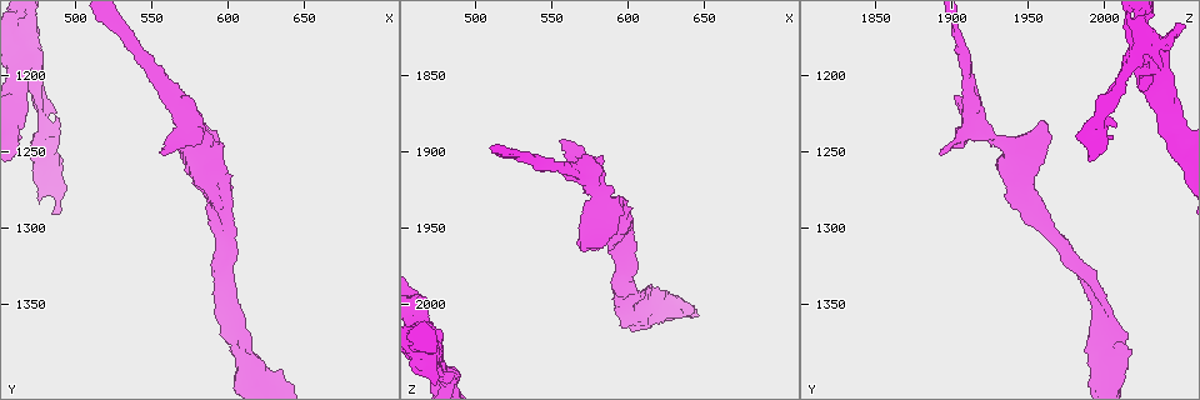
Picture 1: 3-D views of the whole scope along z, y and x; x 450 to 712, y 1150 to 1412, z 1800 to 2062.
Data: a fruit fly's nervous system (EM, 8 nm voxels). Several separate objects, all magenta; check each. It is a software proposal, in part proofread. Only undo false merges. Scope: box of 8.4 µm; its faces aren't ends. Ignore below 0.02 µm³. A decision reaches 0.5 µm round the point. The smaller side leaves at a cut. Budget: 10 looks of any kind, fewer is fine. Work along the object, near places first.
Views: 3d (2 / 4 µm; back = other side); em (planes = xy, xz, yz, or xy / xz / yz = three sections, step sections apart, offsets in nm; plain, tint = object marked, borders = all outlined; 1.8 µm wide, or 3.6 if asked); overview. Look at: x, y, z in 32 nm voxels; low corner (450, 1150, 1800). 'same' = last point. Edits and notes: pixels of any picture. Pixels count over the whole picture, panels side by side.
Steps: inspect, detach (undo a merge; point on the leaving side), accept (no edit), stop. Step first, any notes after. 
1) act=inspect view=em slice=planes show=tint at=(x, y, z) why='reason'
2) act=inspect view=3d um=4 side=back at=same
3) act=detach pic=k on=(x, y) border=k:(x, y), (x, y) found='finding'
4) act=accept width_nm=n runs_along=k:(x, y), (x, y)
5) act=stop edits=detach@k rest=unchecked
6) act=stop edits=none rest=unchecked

act=inspect view=em um=3.6 slice=xz step=4 show=tint at=(594, 1280, 1948) why='calibre changes'

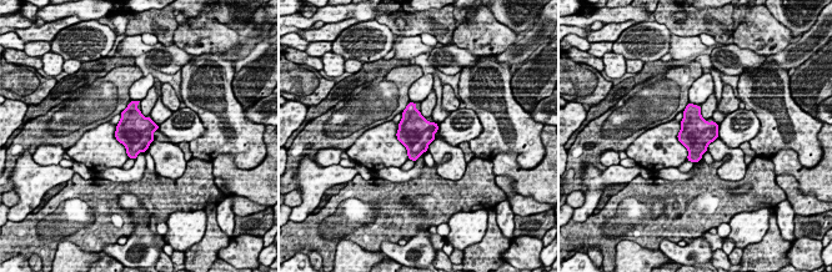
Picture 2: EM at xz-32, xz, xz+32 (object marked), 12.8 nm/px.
act=inspect view=em um=3.6 slice=planes show=borders at=same why='cut it another way'

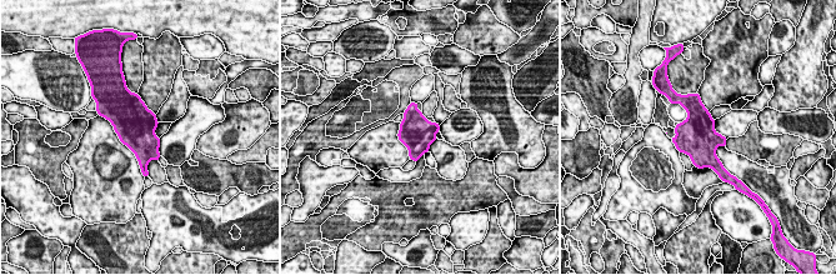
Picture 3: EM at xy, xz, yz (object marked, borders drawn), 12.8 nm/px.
act=accept found='all the same cell'

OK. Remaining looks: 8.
act=inspect view=em slice=planes show=tint at=(610, 1378, 2004) why='a fork'

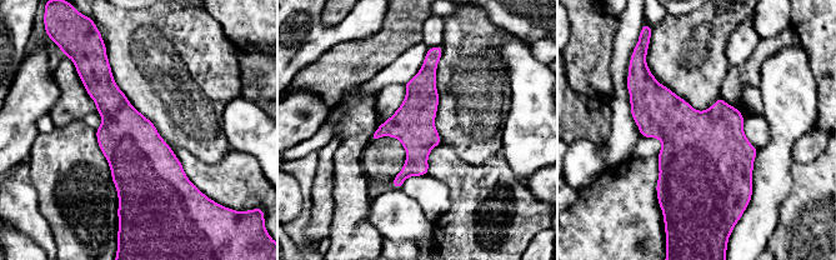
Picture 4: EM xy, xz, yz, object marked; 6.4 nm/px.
act=accept width_nm=280 runs_along=4:(431, 56), (416, 161), (398, 185) found='one cell here'

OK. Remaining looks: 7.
act=inspect view=3d um=2 at=(574, 1232, 1918) why='calibre changes'

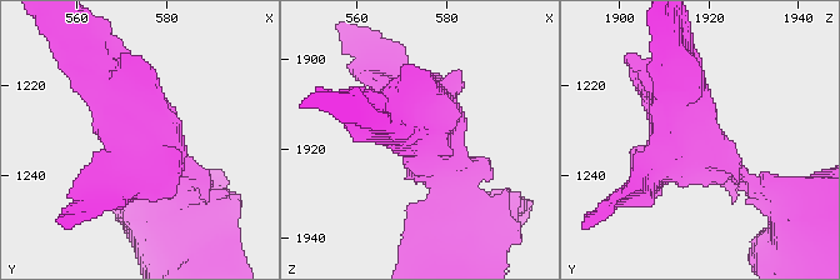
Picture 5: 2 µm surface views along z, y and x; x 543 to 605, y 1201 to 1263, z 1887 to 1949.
act=inspect view=em slice=yz step=4 show=tint at=(576, 1231, 1916) why='now the EM'

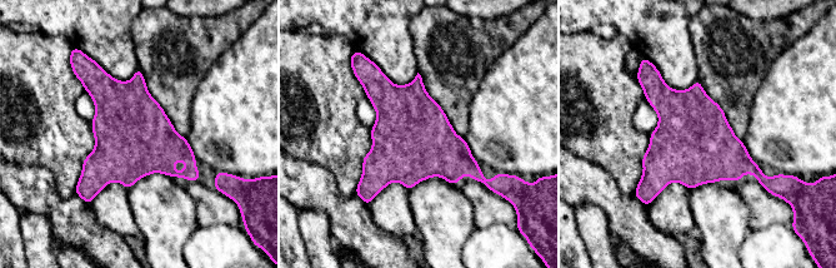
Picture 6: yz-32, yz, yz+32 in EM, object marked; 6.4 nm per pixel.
act=inspect view=em slice=planes show=borders at=same why='cut it another way'

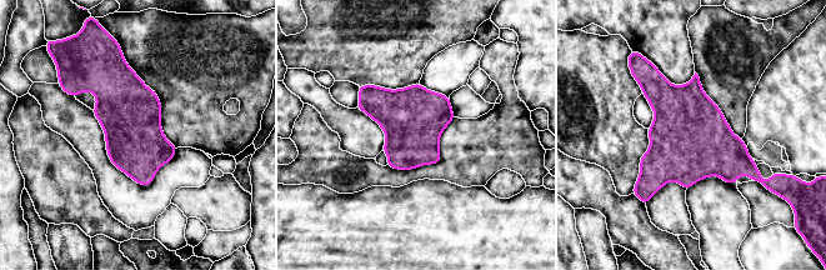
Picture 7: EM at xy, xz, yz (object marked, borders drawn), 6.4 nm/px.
act=accept found='continuous, no second cell'

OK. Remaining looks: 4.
act=inspect view=em um=3.6 slice=planes show=plain at=(468, 1188, 2018)

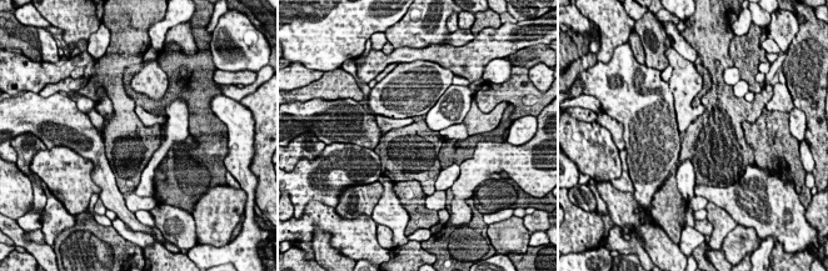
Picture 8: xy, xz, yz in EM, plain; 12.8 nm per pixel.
act=inspect view=em um=3.6 slice=planes show=tint at=same

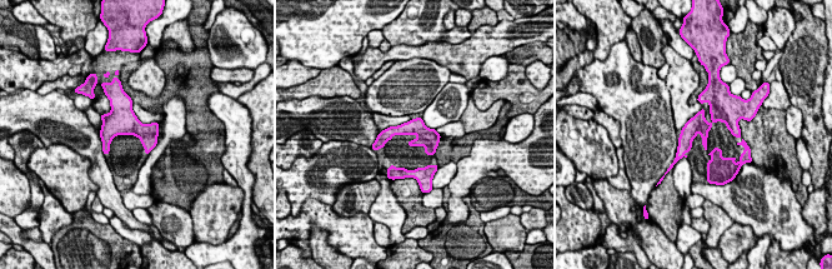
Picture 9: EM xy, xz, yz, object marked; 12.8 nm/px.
act=accept width_nm=280 found='continuous, no second cell'

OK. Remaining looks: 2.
act=stop edits=none rest=unchecked

